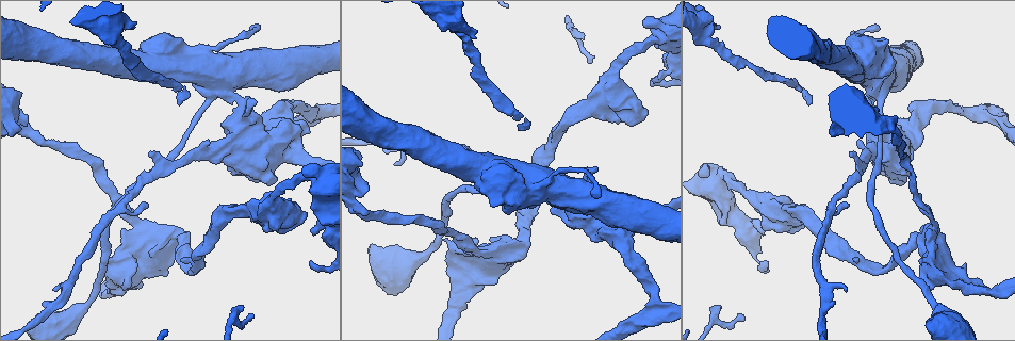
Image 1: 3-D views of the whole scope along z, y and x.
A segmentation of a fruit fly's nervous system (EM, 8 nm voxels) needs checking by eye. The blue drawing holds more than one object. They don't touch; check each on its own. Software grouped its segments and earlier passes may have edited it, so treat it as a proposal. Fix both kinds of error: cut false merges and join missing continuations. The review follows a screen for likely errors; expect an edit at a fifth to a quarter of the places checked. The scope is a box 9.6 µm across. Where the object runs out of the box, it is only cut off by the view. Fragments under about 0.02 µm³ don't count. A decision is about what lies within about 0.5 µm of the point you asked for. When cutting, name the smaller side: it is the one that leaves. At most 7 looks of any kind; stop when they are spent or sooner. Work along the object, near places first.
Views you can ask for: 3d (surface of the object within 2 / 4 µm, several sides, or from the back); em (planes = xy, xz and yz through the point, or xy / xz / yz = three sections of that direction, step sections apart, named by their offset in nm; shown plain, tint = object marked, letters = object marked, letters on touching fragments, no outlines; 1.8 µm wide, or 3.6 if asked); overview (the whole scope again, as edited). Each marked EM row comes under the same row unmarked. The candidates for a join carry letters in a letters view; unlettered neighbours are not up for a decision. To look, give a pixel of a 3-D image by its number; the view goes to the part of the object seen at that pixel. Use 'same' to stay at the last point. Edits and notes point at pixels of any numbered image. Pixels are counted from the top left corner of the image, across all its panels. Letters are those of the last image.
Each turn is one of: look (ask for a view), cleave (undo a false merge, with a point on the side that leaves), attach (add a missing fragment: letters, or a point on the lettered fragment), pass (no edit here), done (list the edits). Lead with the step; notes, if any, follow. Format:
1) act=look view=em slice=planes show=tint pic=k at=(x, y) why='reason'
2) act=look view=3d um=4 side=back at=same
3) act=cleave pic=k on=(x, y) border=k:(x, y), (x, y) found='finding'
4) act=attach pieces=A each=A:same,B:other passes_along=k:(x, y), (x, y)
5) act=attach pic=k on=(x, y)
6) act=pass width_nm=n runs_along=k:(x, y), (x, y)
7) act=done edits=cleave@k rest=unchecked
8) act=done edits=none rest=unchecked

act=look view=3d um=4 side=back pic=1 at=(887, 141) why='abrupt turn'

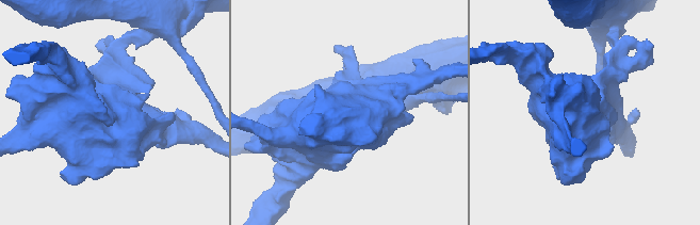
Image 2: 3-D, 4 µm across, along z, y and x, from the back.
act=look view=em um=3.6 slice=xz step=4 show=tint at=same why='shape alone is not enough'

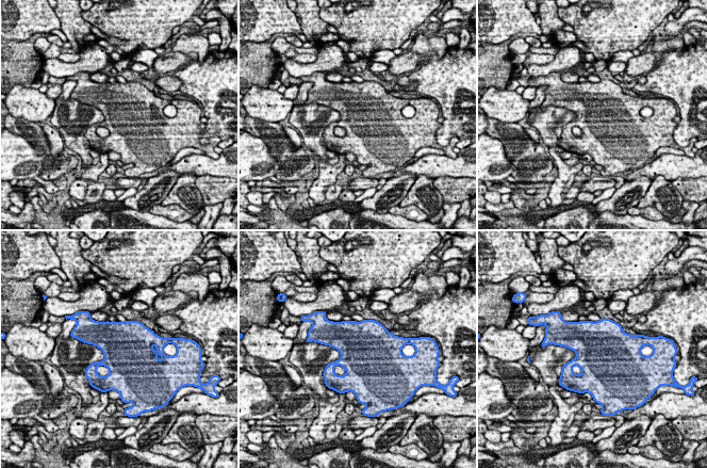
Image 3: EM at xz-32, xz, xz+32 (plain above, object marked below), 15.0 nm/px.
act=look view=em um=3.6 slice=planes show=letters at=same

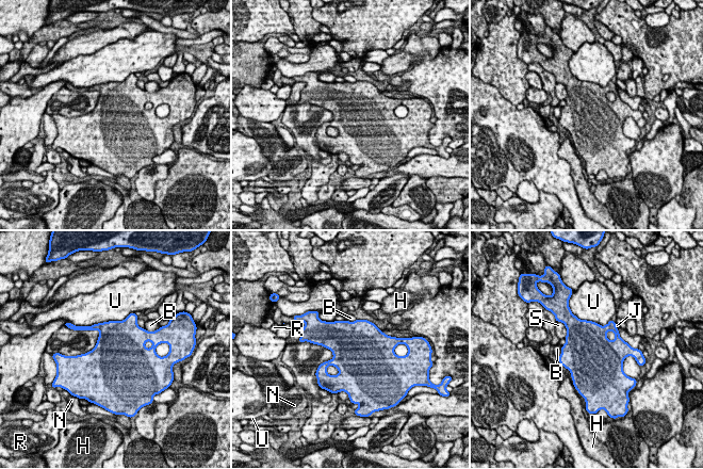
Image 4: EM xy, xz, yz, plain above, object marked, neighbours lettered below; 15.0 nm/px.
act=pass width_nm=850 each=B:other,H:other,J:other,N:other,R:other,S:other,U:other border=4:(336, 320), (344, 321) found='one neuron here'

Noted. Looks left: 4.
act=look view=3d um=4 pic=1 at=(518, 125) why='tapers out'

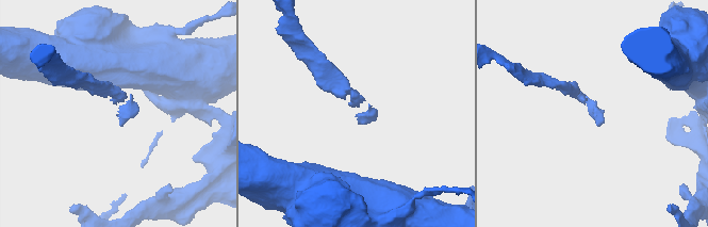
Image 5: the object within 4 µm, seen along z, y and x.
act=look view=em slice=planes show=letters pic=5 at=(122, 124) why='shape alone is not enough'

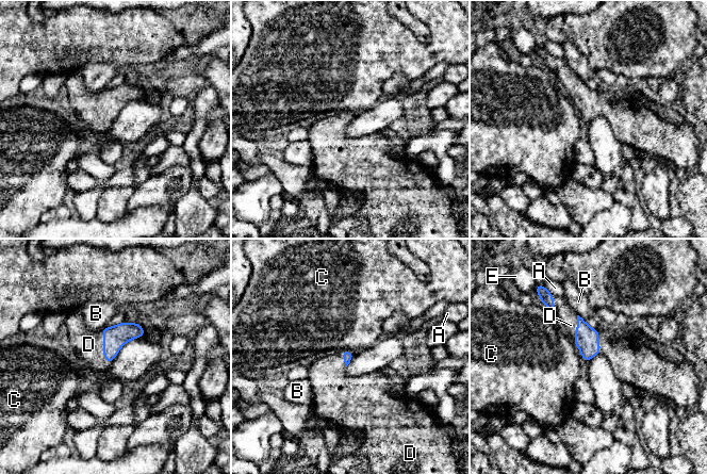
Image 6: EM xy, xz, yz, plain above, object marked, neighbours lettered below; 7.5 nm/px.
act=attach pieces=D longest_contact=D:280nm each=A:other,B:other,C:other,D:same,E:other passes_along=6:(115, 337), (103, 347), (88, 344) found='it goes on there'

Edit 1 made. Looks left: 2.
act=look view=em slice=yz step=16 show=letters pic=1 at=(518, 245) why='arms part here'

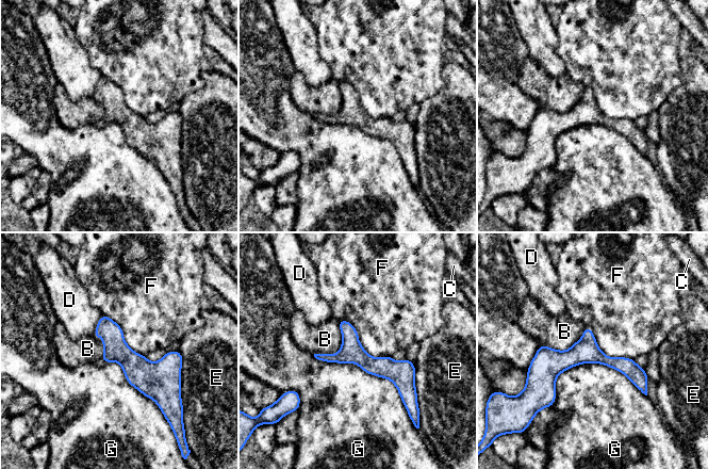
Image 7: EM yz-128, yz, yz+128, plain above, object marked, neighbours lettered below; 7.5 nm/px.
act=look view=em slice=planes show=letters at=same why='another direction'

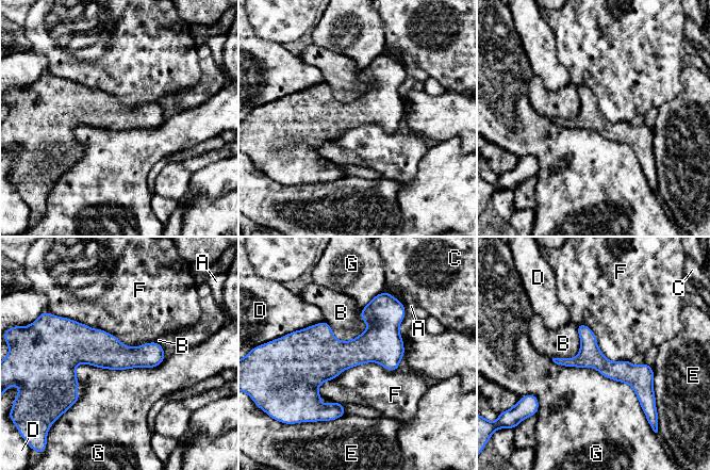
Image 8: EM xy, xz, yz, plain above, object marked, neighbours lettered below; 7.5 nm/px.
act=pass each=A:other,B:other,C:other,D:other,E:other,F:other,G:other runs_along=8:(55, 351), (162, 356) found='all the same neuron'

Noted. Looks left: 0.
act=done edits=attach@6 rest=unchecked

